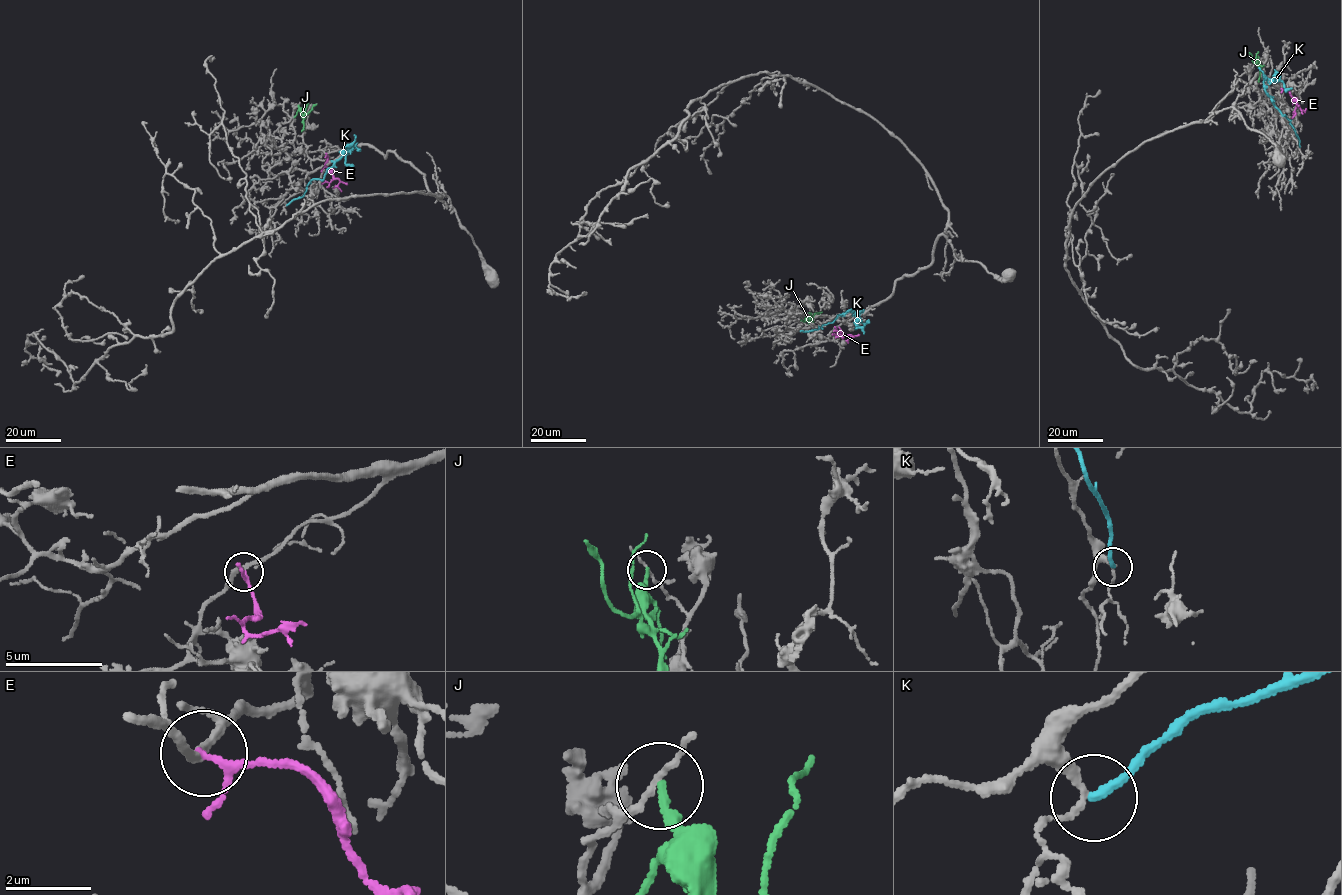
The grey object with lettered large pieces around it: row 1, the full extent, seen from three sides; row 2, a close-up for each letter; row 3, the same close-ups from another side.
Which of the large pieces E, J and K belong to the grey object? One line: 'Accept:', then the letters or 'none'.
Accept: E

